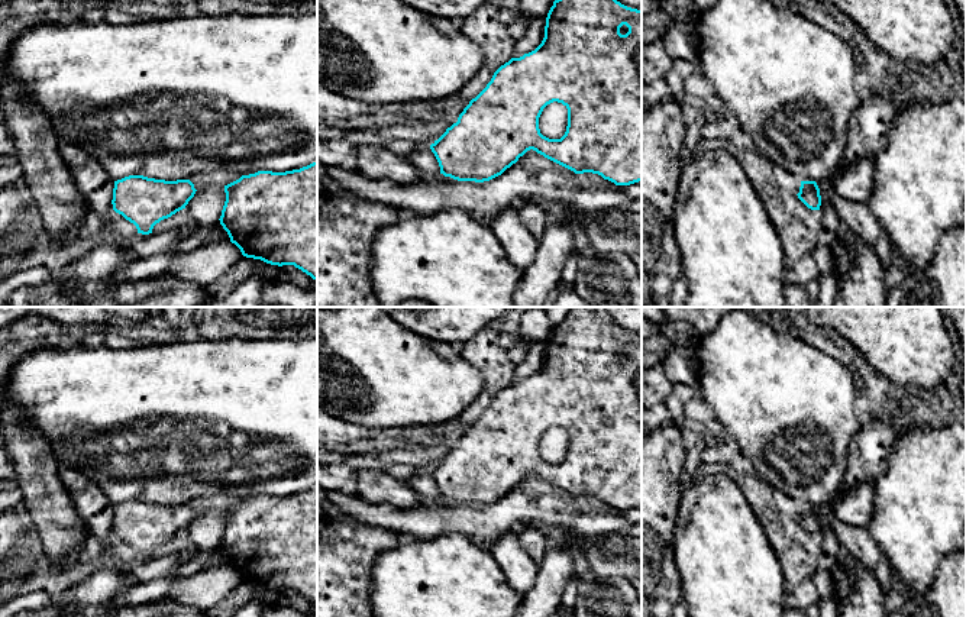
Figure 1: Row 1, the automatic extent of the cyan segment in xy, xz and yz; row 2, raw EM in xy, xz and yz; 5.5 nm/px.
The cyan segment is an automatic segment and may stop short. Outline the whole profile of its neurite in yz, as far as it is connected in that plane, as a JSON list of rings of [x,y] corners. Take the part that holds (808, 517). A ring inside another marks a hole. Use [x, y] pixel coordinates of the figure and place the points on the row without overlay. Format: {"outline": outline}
{"outline": [[[801,505],[798,523],[811,534],[820,534],[821,520],[815,505]]]}

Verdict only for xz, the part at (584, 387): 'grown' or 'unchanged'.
unchanged

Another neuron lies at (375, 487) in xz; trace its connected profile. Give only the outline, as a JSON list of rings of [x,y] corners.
[[[359,469],[355,478],[358,497],[371,505],[414,510],[426,503],[407,482],[392,478],[387,471]]]

